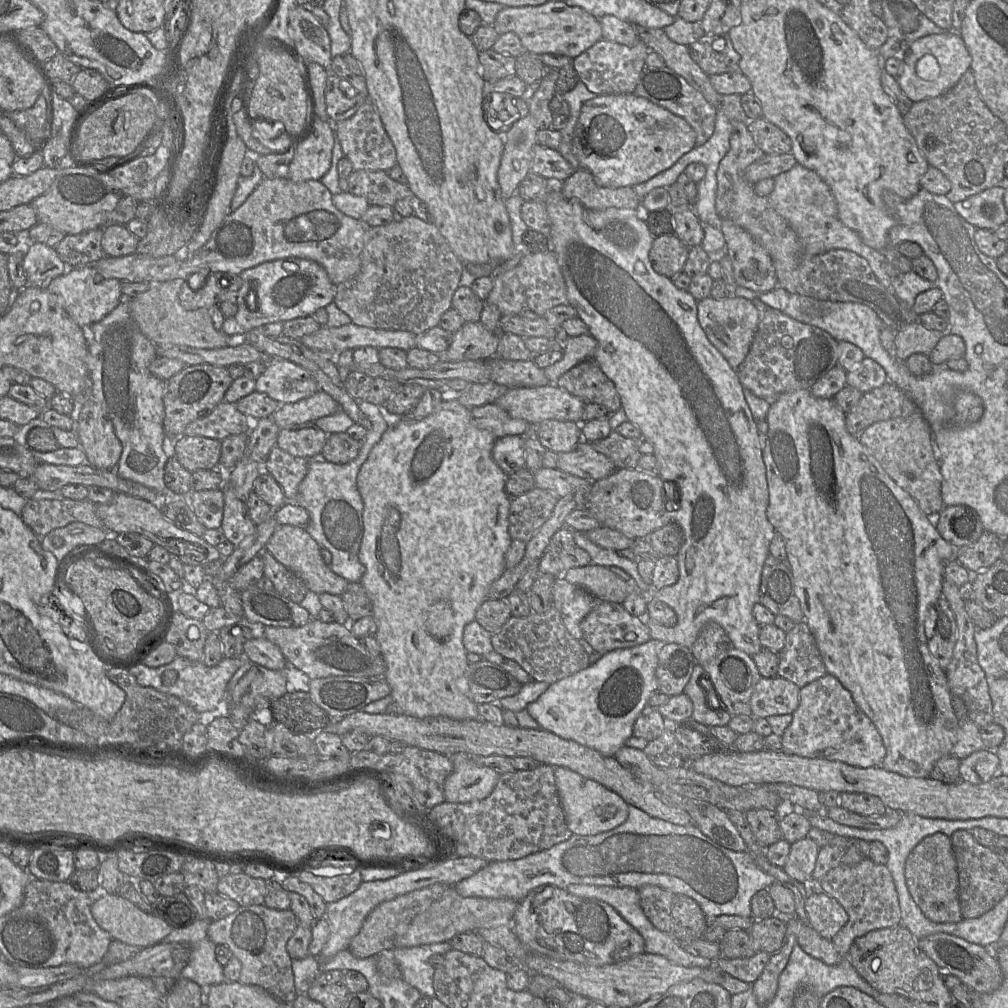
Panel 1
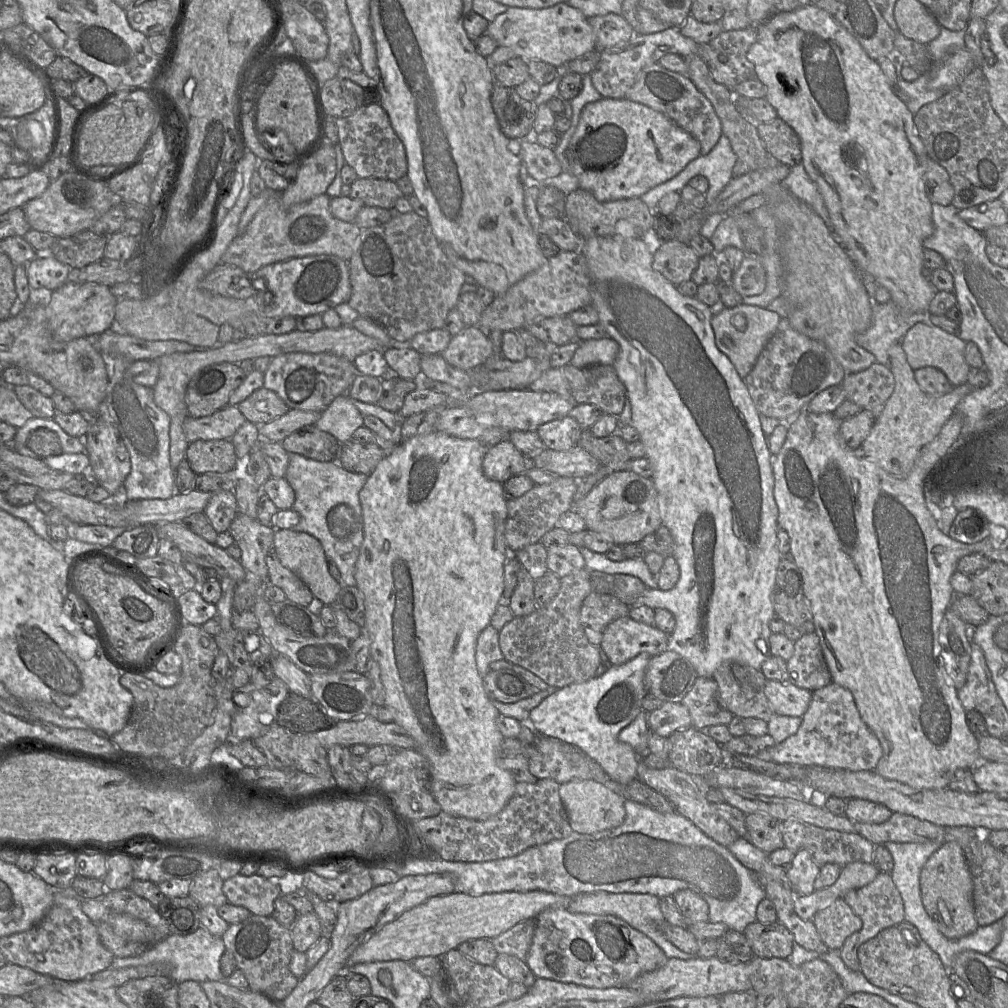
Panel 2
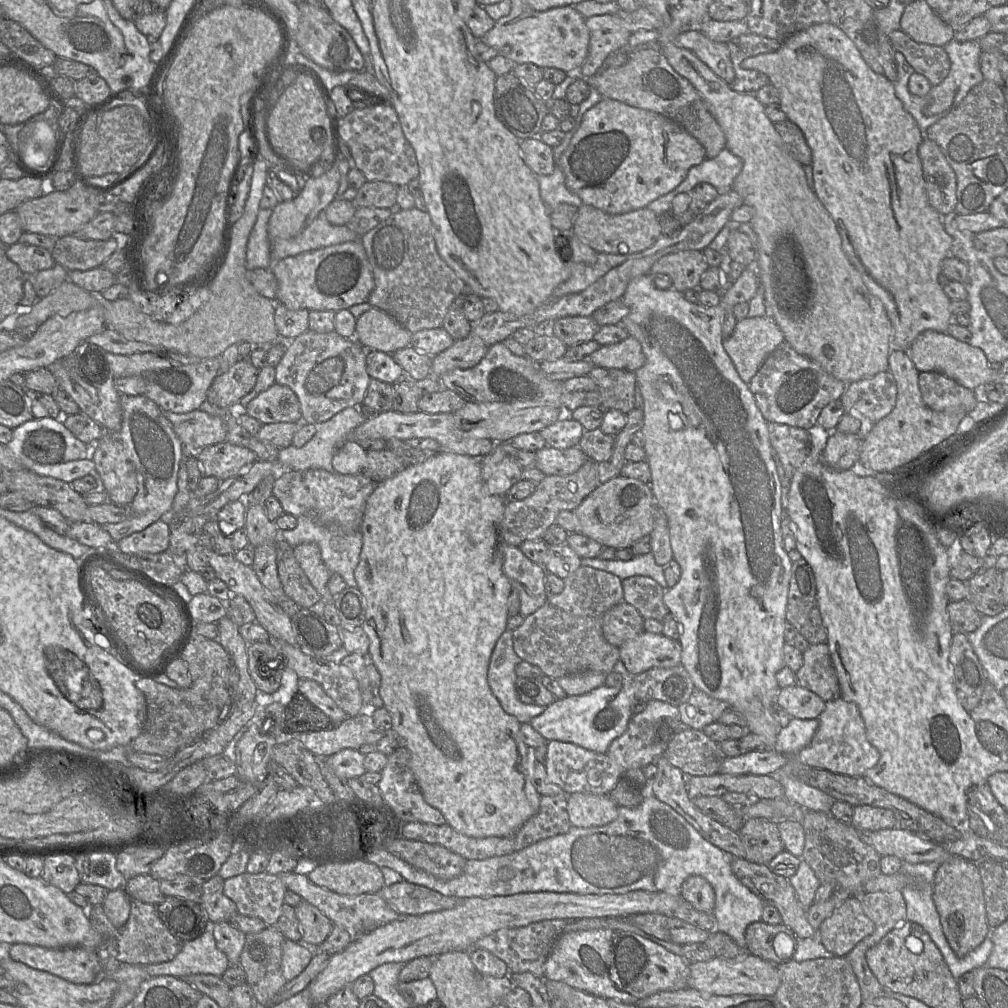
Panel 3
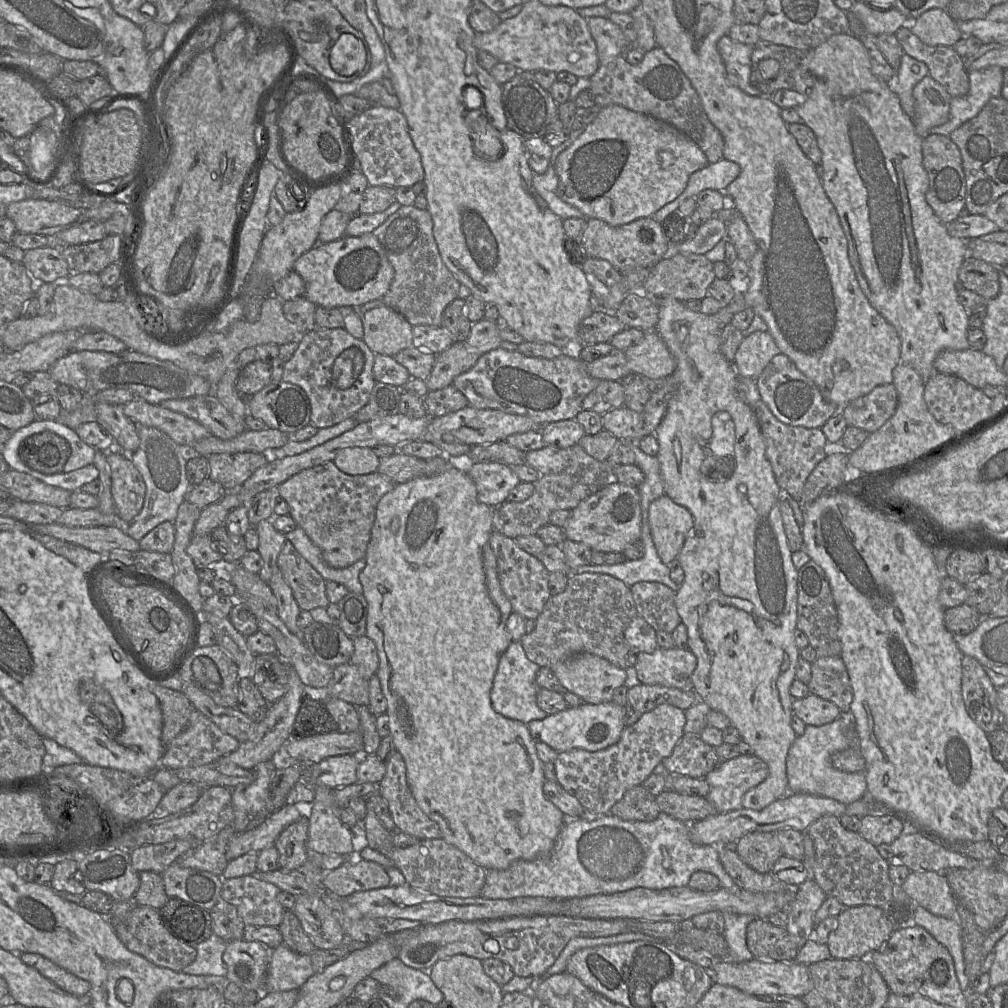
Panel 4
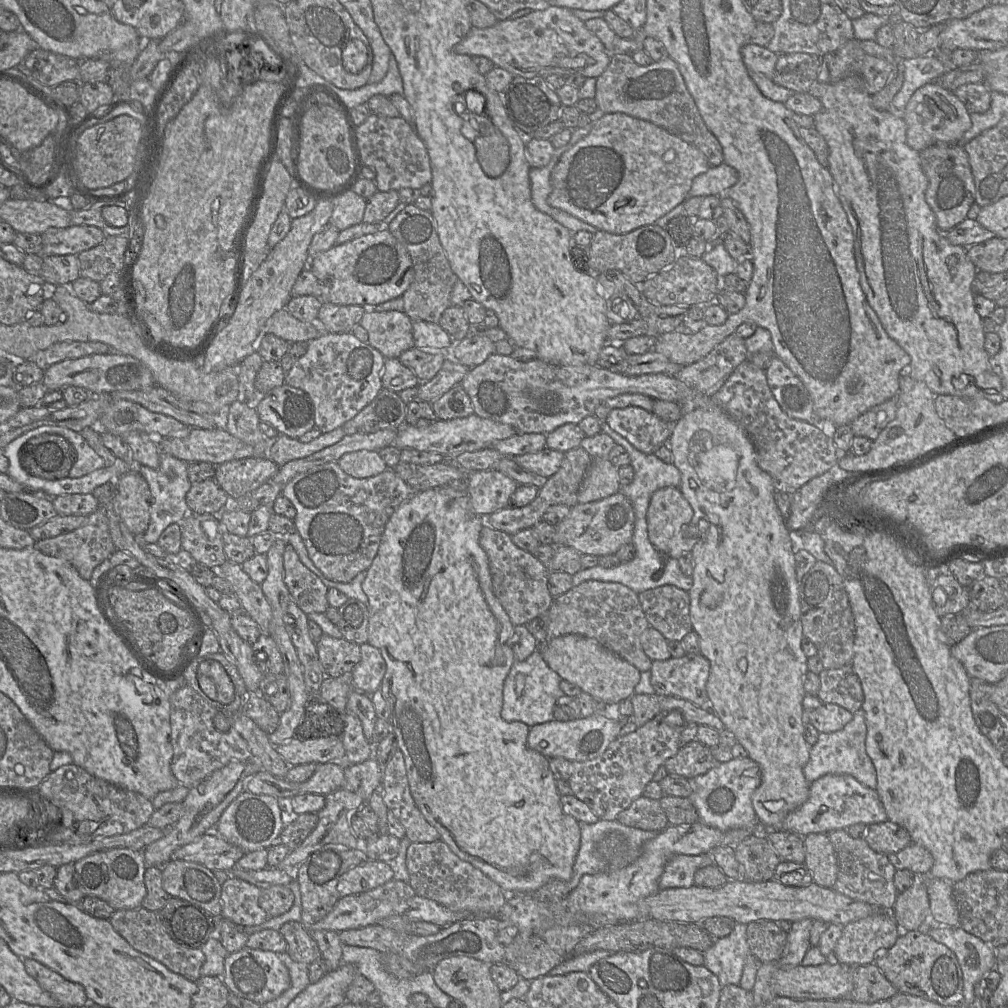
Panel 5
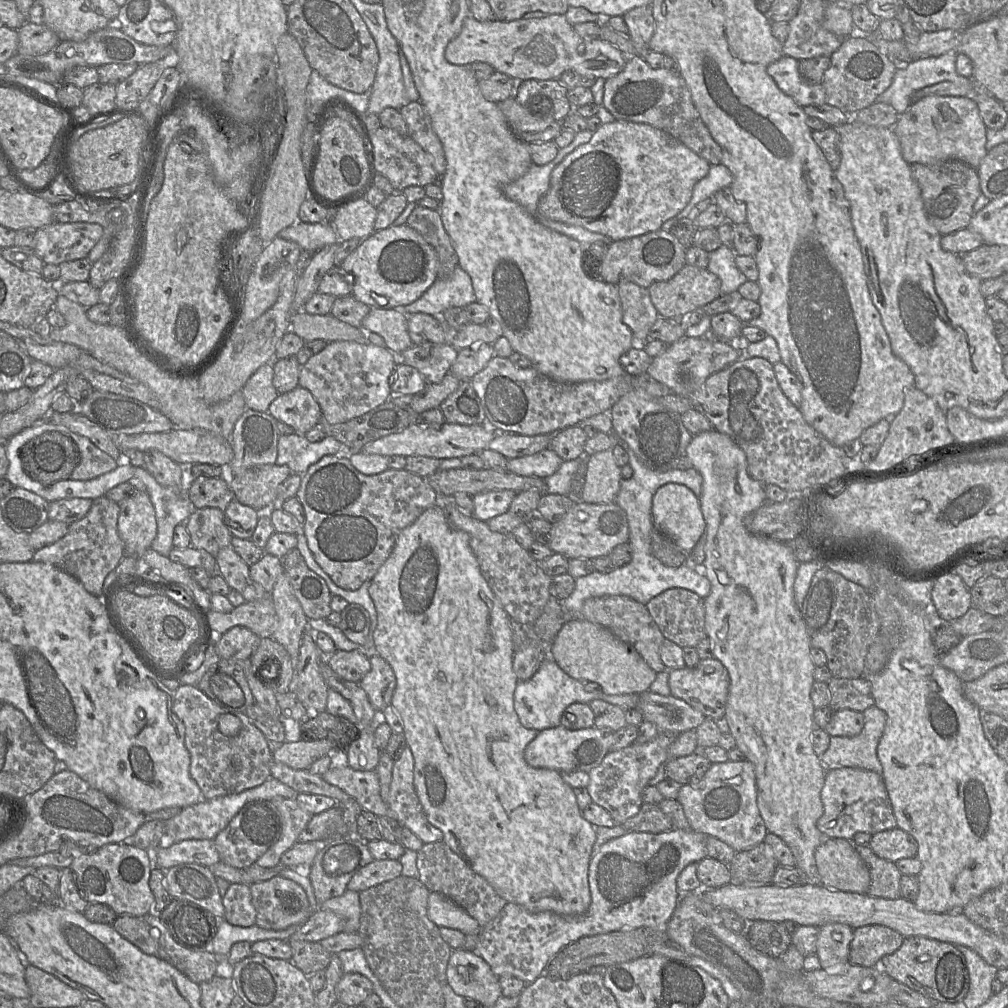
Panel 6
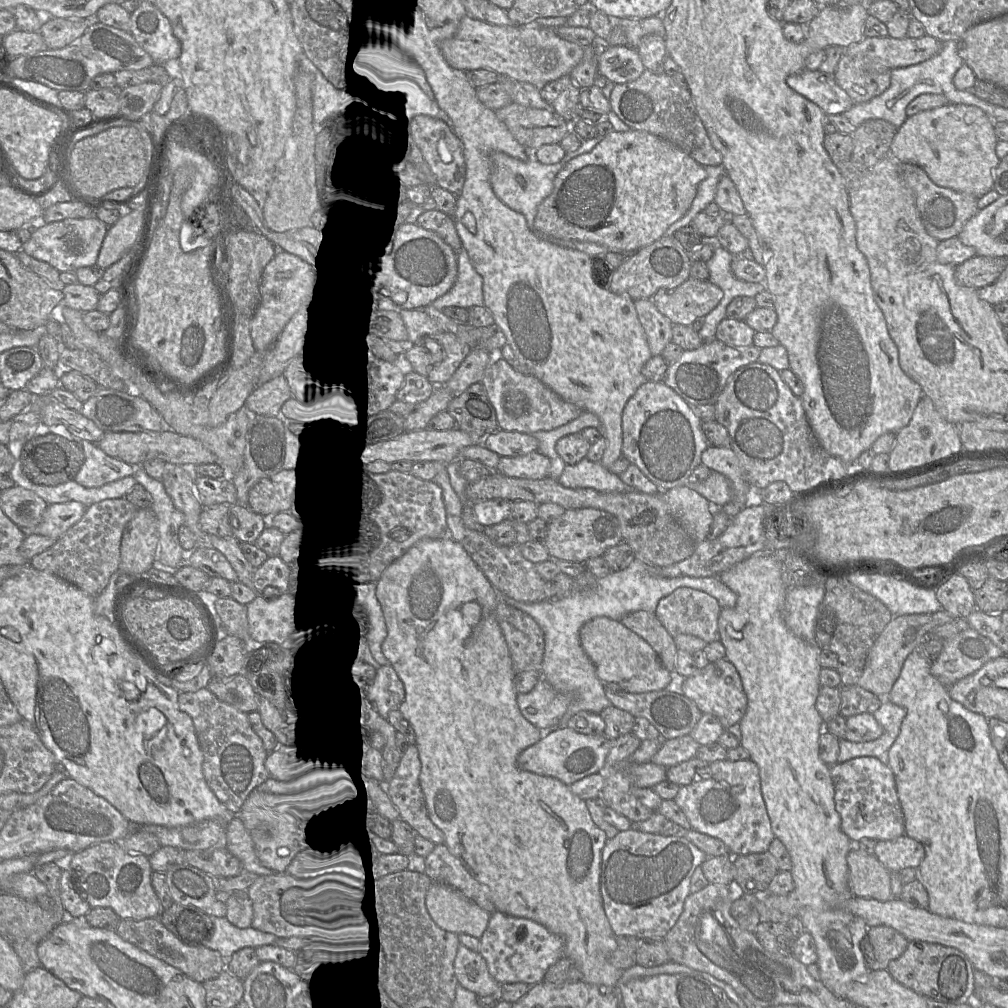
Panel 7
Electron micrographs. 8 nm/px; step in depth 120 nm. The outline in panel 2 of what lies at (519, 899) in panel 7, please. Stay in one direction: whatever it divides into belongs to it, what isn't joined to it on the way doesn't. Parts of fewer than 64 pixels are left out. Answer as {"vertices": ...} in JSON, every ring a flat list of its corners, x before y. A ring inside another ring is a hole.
{"vertices":[[434,431,432,433,418,435,410,439,403,440,394,449,392,449,390,452,387,452,385,457,379,462,375,470,368,476,364,487,361,489,359,493,360,503,362,506,363,521,364,521,364,539,360,547,360,554,358,560,355,565,355,578,357,581,356,586,364,595,364,604,366,611,366,623,363,627,363,630,371,638,370,656,374,658,380,665,381,681,385,692,385,707,391,710,391,712,394,715,394,722,396,722,398,725,404,728,413,737,417,745,417,750,420,751,427,758,430,766,430,790,435,800,440,804,442,811,455,817,463,817,472,820,486,820,500,813,514,795,515,785,517,783,507,771,500,768,497,764,498,748,504,740,503,735,498,730,496,725,496,720,497,717,500,715,500,712,496,709,492,700,487,696,485,692,483,679,477,669,476,659,475,659,477,638,479,634,482,632,482,630,486,628,488,625,490,625,490,619,492,615,494,614,497,606,503,601,504,564,511,555,504,538,505,522,508,514,507,500,504,496,504,486,503,483,501,482,487,478,482,468,482,463,487,450,488,447,477,440,461,439,448,435,441,431]]}

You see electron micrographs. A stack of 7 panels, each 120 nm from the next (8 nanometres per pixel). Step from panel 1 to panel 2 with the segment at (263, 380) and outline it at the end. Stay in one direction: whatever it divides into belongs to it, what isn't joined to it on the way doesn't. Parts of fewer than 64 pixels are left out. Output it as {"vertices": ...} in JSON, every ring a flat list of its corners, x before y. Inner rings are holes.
{"vertices":[[290,352,272,358,263,387,274,391,290,409,322,413,336,397,348,393,358,374,354,362,334,354]]}

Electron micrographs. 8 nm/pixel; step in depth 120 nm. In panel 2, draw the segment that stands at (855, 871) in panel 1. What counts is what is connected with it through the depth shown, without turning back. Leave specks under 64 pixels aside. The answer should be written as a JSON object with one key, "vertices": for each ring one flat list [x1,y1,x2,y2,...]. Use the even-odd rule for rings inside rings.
{"vertices":[[881,871,872,882,861,888,850,890,842,899,851,907,853,912,861,918,863,925,861,930,853,933,846,939,838,953,849,969,860,972,861,965,858,958,859,947,877,936,882,930,905,921,903,901,891,878,891,874]]}

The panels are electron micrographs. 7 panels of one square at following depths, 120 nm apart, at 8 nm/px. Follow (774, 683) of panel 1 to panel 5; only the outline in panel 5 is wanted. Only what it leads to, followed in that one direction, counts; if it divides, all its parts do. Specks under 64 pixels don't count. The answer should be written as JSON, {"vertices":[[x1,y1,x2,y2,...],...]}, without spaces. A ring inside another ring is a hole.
{"vertices":[[822,703,818,708,805,712,806,721,820,733,841,730,852,718,852,712,833,703]]}

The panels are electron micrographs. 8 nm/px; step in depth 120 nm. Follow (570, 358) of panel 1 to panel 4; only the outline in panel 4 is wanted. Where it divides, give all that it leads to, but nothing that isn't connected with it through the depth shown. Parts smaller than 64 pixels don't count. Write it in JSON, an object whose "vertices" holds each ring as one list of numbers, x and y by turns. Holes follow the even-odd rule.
{"vertices":[[645,332,642,341,624,352,628,370,652,380,662,380,672,375,676,361,665,342,655,332]]}

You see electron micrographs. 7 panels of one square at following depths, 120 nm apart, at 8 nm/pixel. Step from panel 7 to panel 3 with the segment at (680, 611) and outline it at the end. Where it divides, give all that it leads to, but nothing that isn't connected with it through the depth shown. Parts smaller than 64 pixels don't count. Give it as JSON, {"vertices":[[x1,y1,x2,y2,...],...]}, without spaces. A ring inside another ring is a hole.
{"vertices":[[636,575,622,580,624,601,641,614,644,619,660,622,670,614,663,601,665,589,647,576]]}

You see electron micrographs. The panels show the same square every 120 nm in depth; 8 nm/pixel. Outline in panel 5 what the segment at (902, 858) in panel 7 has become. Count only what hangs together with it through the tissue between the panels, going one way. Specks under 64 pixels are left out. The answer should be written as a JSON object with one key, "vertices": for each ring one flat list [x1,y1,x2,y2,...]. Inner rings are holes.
{"vertices":[[890,820,868,825,865,840,873,850,885,855,896,853,912,843,909,832]]}

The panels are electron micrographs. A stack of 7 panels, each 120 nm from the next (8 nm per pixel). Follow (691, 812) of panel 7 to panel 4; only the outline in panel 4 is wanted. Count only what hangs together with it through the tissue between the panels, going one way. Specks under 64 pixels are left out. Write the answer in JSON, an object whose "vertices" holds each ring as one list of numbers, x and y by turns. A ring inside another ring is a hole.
{"vertices":[[739,755,722,761,704,779,710,790,705,797,718,814,742,808,744,794,763,782,768,775,768,766,755,755]]}

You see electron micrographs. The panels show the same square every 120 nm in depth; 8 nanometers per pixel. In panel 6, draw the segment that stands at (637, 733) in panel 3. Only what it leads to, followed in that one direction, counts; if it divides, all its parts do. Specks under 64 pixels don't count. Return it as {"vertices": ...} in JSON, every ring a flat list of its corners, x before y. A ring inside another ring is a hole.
{"vertices":[[659,732,646,743,632,743,623,749,608,752,601,763,588,772,590,780,586,789,592,801,609,812,617,824,623,824,636,815,643,804,642,791,658,768,670,759,668,749,677,735]]}

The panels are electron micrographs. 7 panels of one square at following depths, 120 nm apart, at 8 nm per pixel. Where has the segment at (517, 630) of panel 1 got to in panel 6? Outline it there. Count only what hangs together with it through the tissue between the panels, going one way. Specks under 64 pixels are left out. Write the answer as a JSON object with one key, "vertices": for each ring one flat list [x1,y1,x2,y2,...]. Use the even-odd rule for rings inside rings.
{"vertices":[[624,595,591,597,584,601,579,611,565,615,565,622,571,619,582,619,606,627,620,640,631,645,656,673,666,670,660,656,665,637,644,604]]}

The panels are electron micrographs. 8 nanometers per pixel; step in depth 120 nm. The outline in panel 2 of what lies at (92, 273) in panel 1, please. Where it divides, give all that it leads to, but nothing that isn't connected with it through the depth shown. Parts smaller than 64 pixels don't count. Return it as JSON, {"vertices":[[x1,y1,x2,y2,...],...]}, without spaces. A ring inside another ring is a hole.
{"vertices":[[67,281,52,292,51,300,46,306,49,329,53,338,67,342,76,338,94,338,113,327,116,297,110,287,96,283,76,283]]}

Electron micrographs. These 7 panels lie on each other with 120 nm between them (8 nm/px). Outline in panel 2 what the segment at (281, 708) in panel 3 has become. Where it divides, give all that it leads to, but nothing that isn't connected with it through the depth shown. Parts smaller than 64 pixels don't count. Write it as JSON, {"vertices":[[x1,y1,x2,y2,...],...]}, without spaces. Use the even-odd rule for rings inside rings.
{"vertices":[[276,676,265,686,248,682,236,689,232,695,234,714,227,743,237,744,263,735,276,722,278,707,289,691]]}

